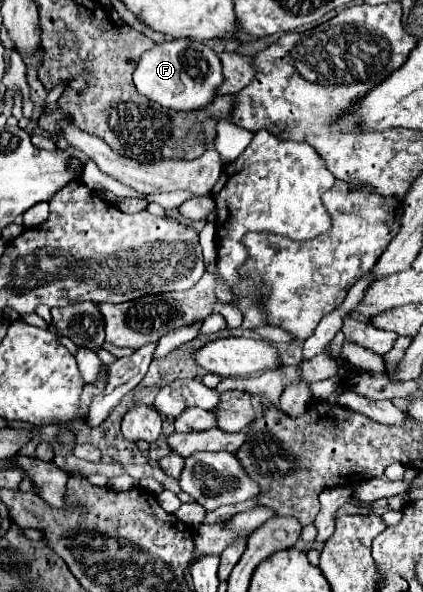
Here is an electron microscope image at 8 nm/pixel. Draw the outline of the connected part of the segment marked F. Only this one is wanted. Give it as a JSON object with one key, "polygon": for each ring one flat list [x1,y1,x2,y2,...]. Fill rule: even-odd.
{"polygon":[[172,39,162,45,154,45,140,57,134,71,134,85,144,97,160,103,162,107,174,111,198,111,208,107,208,103,218,95,218,87,222,85,222,63,202,41]]}

